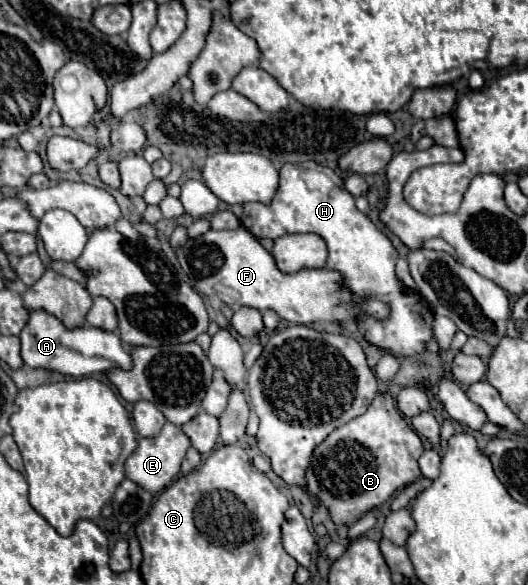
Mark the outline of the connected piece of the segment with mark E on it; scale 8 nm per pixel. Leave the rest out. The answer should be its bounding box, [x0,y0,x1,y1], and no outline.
[125,423,191,493]

